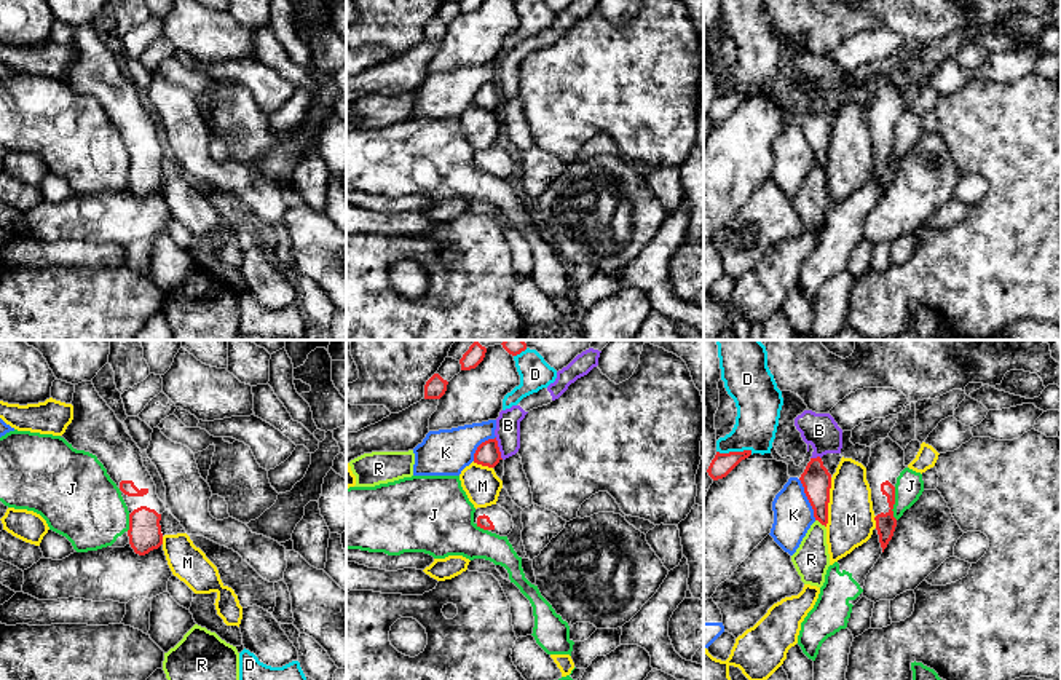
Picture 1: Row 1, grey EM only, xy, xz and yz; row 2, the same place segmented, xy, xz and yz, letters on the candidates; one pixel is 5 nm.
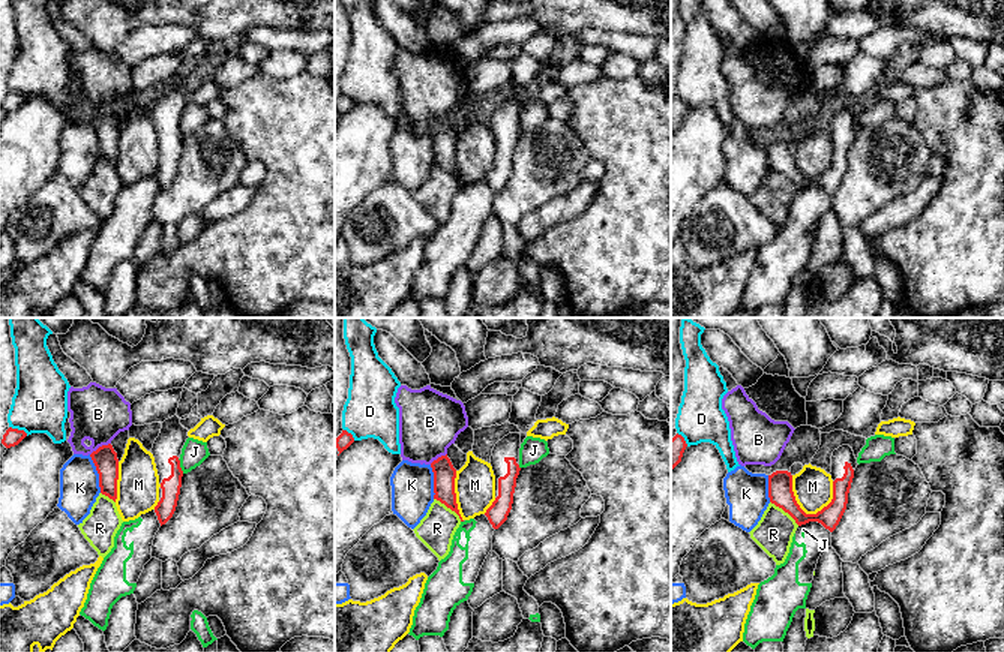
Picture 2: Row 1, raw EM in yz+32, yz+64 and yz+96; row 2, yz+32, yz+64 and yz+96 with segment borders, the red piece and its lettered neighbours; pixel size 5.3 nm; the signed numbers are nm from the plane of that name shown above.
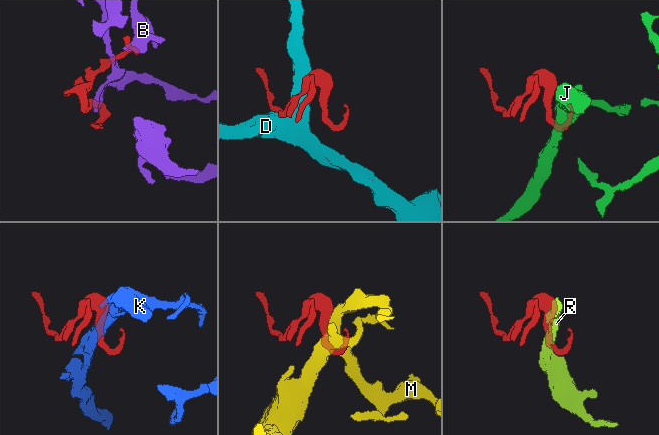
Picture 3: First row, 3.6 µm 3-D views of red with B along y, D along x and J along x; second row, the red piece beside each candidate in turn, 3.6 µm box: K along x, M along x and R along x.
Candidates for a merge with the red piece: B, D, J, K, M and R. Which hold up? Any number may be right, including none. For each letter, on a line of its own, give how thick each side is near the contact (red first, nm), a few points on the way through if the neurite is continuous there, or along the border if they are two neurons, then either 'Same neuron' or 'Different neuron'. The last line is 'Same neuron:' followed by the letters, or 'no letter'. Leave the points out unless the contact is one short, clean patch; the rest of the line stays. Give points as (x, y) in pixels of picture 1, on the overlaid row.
B: Thickness 120 nm (red) against 130 nm. Boundary: xz (495, 438), (503, 458). Different neuron
D: Thickness 110 nm (red) against 220 nm. Different neuron
J: Thickness 100 nm (red) against 140 nm. Boundary: yz (894, 487), (892, 514), (897, 519). Different neuron
K: Thickness 150 nm (red) against 200 nm. Different neuron
M: Thickness 150 nm (red) against 240 nm. Different neuron
R: Thickness 150 nm (red) against 180 nm. Different neuron
Same neuron: no letter

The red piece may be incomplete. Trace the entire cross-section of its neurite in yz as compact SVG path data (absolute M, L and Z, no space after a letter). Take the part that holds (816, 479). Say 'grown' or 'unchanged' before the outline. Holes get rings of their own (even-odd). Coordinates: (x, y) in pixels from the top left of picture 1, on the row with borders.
unchanged; M820 457L811 458L804 472L799 477L804 493L814 509L814 517L822 525L828 524L828 503L831 488L831 474L823 466Z

